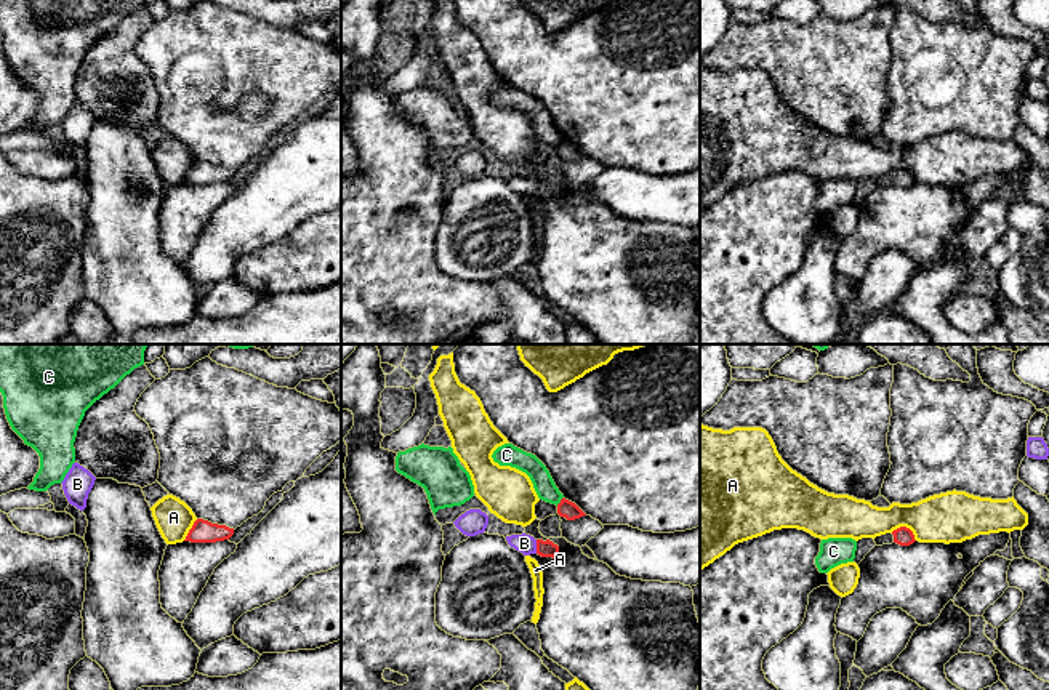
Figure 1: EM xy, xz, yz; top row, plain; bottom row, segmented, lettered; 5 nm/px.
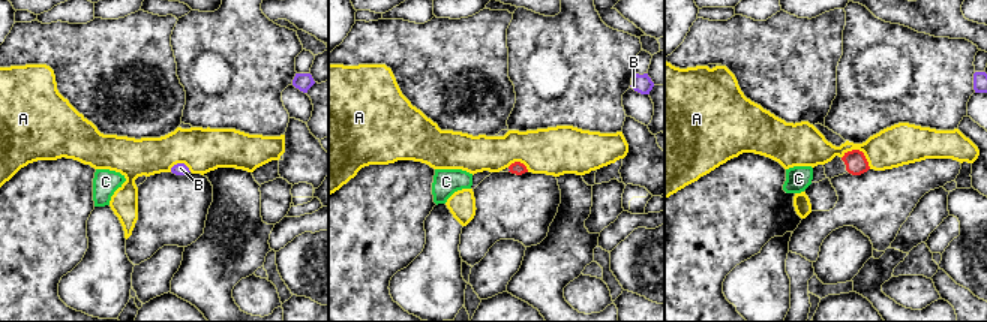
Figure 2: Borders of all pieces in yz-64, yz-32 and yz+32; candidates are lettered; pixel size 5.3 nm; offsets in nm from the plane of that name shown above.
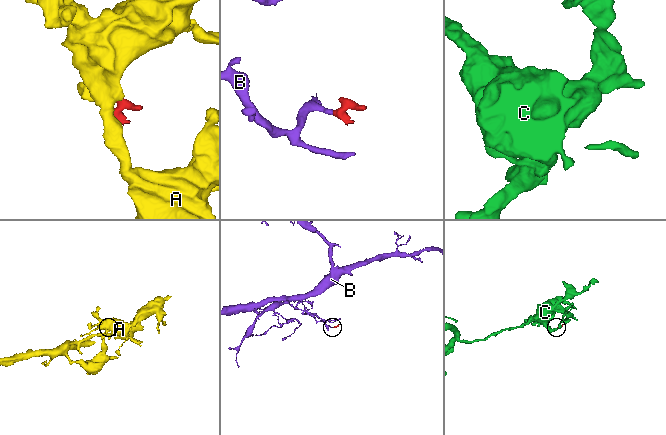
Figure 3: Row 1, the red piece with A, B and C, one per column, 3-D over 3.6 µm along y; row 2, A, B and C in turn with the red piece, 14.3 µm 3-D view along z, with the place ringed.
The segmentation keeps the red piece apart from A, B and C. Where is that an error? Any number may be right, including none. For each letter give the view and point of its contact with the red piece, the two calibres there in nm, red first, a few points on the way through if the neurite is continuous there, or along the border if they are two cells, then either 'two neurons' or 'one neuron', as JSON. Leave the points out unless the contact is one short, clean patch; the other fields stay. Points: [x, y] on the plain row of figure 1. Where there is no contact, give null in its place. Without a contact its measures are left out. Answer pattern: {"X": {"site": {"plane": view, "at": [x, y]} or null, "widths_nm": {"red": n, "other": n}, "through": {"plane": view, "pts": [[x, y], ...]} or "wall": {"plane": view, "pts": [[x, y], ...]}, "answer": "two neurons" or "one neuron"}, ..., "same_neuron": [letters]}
{"A": {"site": {"plane": "yz", "at": [905, 168]}, "widths_nm": {"red": 90, "other": 260}, "answer": "two neurons"}, "B": {"site": {"plane": "xz", "at": [537, 188]}, "widths_nm": {"red": 80, "other": 100}, "answer": "one neuron"}, "C": {"site": {"plane": "xz", "at": [561, 143]}, "widths_nm": {"red": 90, "other": 110}, "wall": {"plane": "xz", "pts": [[562, 138], [556, 146]]}, "answer": "two neurons"}, "same_neuron": ["B"]}

